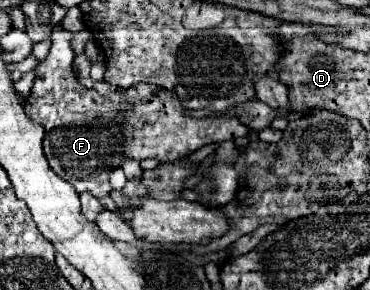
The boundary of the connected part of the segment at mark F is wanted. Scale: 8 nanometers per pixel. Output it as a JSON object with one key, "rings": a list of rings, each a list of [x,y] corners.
{"rings":[[[61,22],[53,28],[53,40],[51,40],[51,52],[49,56],[39,62],[37,66],[37,80],[33,84],[31,96],[27,100],[25,112],[33,122],[43,126],[45,138],[43,138],[43,152],[45,158],[55,174],[59,174],[65,182],[69,182],[75,190],[89,190],[93,196],[99,198],[103,208],[115,212],[117,206],[109,198],[109,172],[115,166],[121,166],[121,158],[155,158],[157,162],[175,162],[181,156],[189,156],[191,152],[199,150],[205,144],[215,144],[239,136],[247,136],[247,126],[235,122],[231,116],[225,116],[221,120],[197,120],[183,114],[181,102],[171,92],[163,92],[161,88],[153,84],[139,84],[129,90],[111,86],[107,82],[97,82],[93,90],[87,90],[75,76],[73,70],[73,58],[75,52],[71,48],[71,32],[65,32],[61,28]]]}

